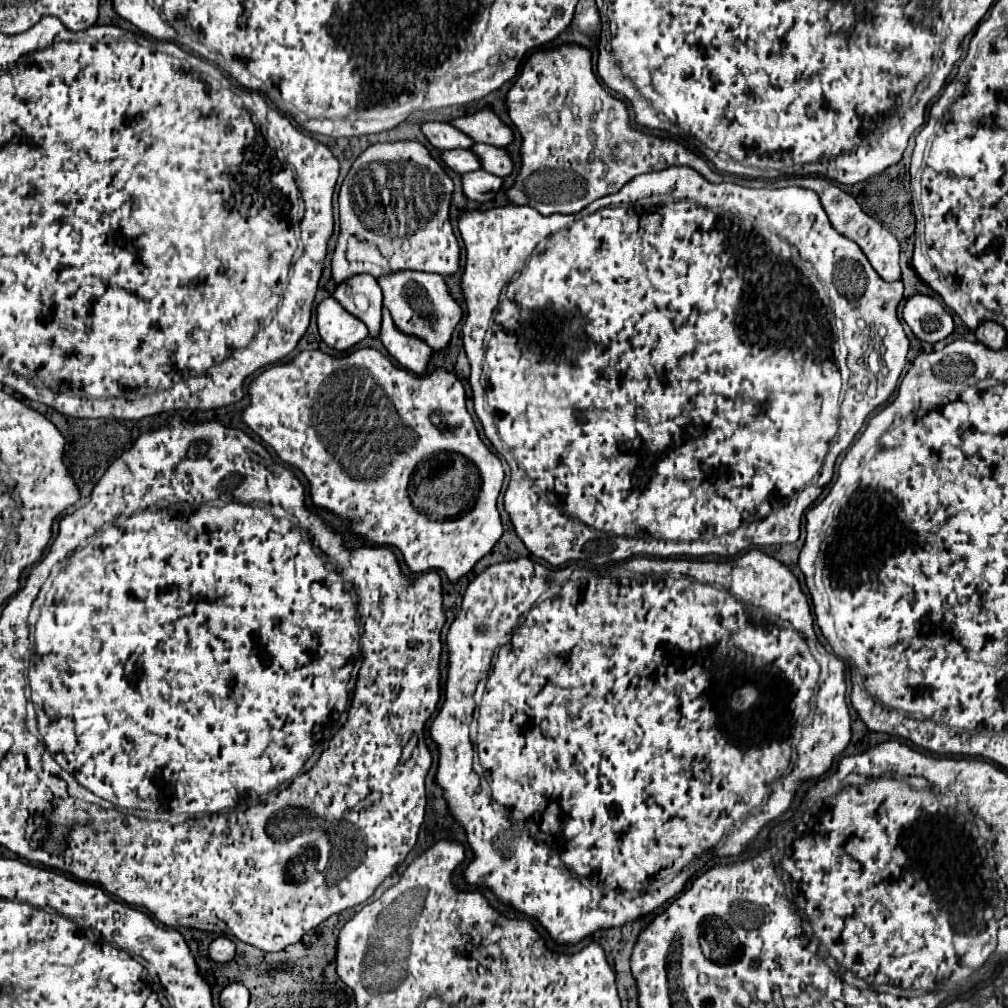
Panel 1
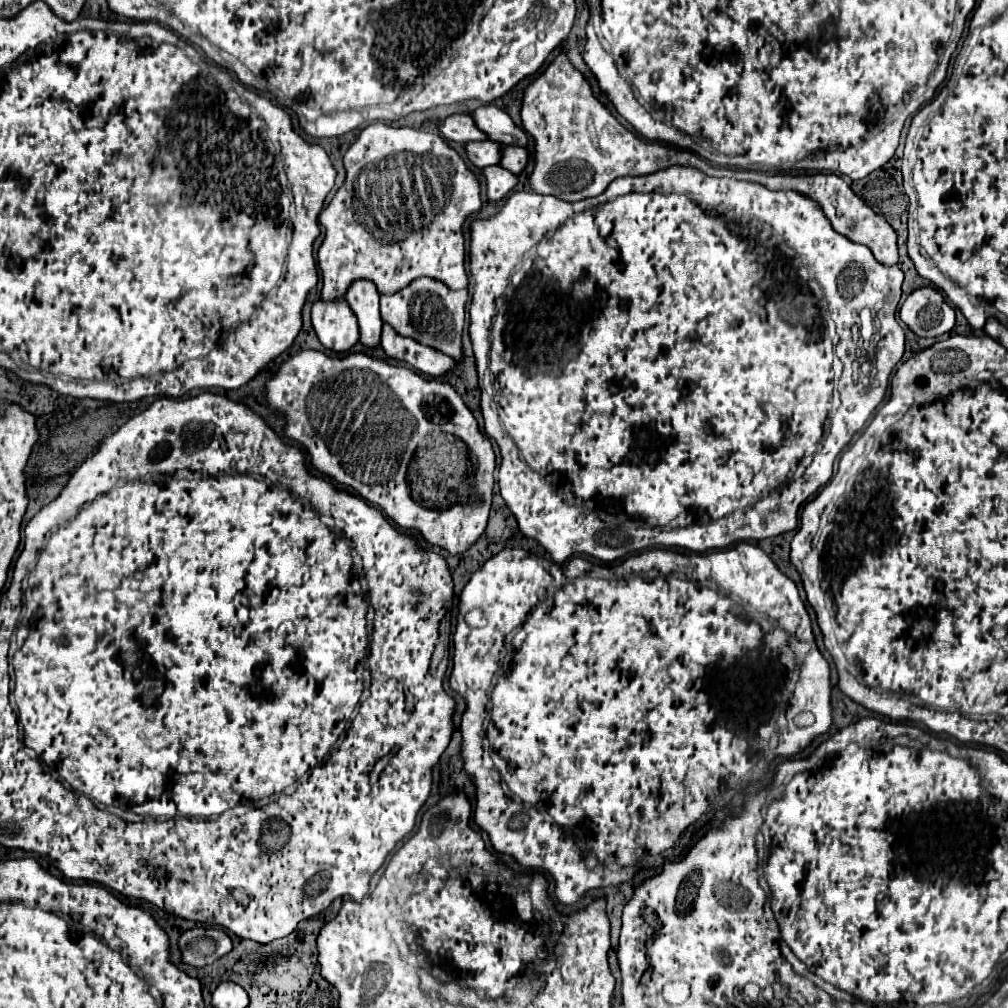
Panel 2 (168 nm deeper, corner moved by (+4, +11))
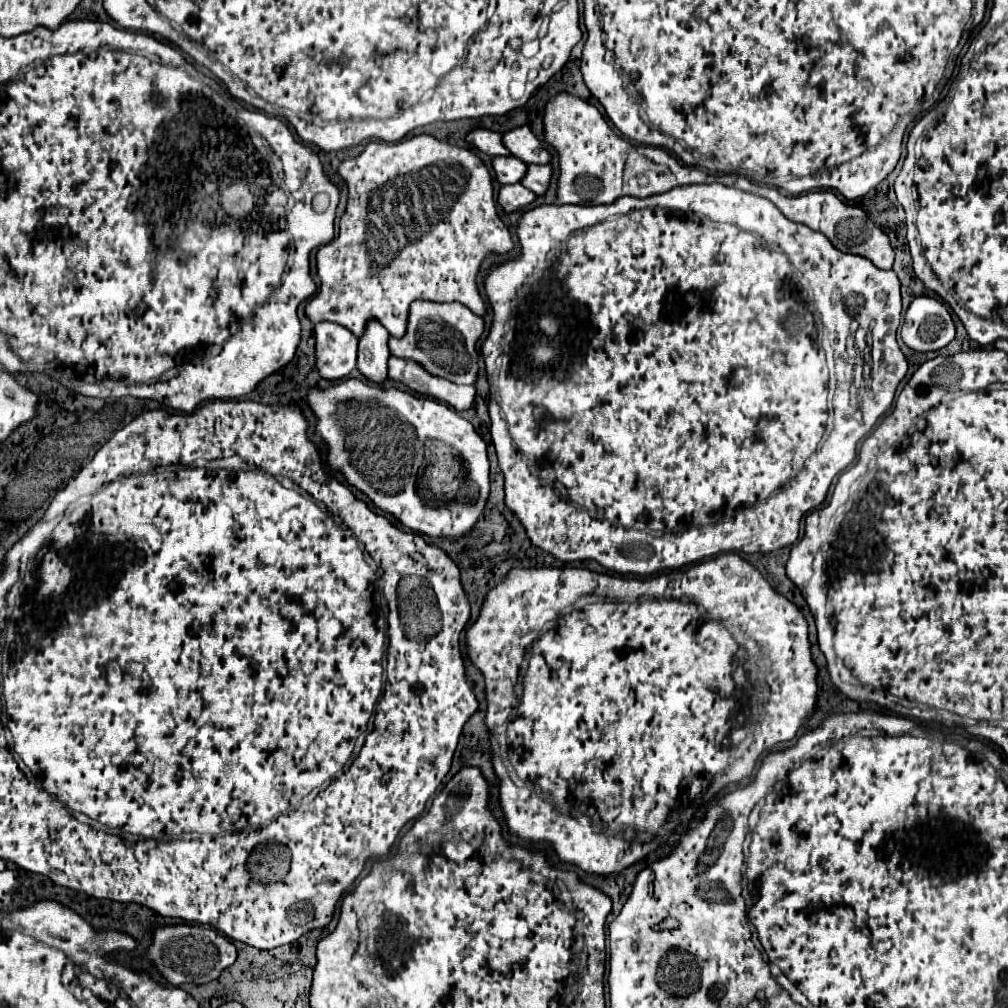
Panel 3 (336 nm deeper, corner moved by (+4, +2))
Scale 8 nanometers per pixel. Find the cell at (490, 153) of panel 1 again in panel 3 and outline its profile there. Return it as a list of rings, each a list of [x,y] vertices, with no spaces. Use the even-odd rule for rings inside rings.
[[[528,165],[528,173],[522,179],[522,185],[534,191],[536,195],[544,195],[550,189],[552,173],[554,171],[550,165]]]

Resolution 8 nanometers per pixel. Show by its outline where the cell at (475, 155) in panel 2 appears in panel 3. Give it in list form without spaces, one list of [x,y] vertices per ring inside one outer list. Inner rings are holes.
[[[494,157],[492,167],[496,171],[496,179],[500,181],[500,185],[520,183],[526,175],[526,163],[518,161],[516,157]]]

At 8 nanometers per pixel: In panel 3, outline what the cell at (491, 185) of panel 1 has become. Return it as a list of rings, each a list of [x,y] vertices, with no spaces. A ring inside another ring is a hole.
[[[502,185],[500,187],[500,195],[498,195],[498,203],[502,205],[502,209],[506,213],[514,213],[514,211],[522,211],[526,209],[532,201],[536,199],[536,195],[526,189],[524,185]]]

